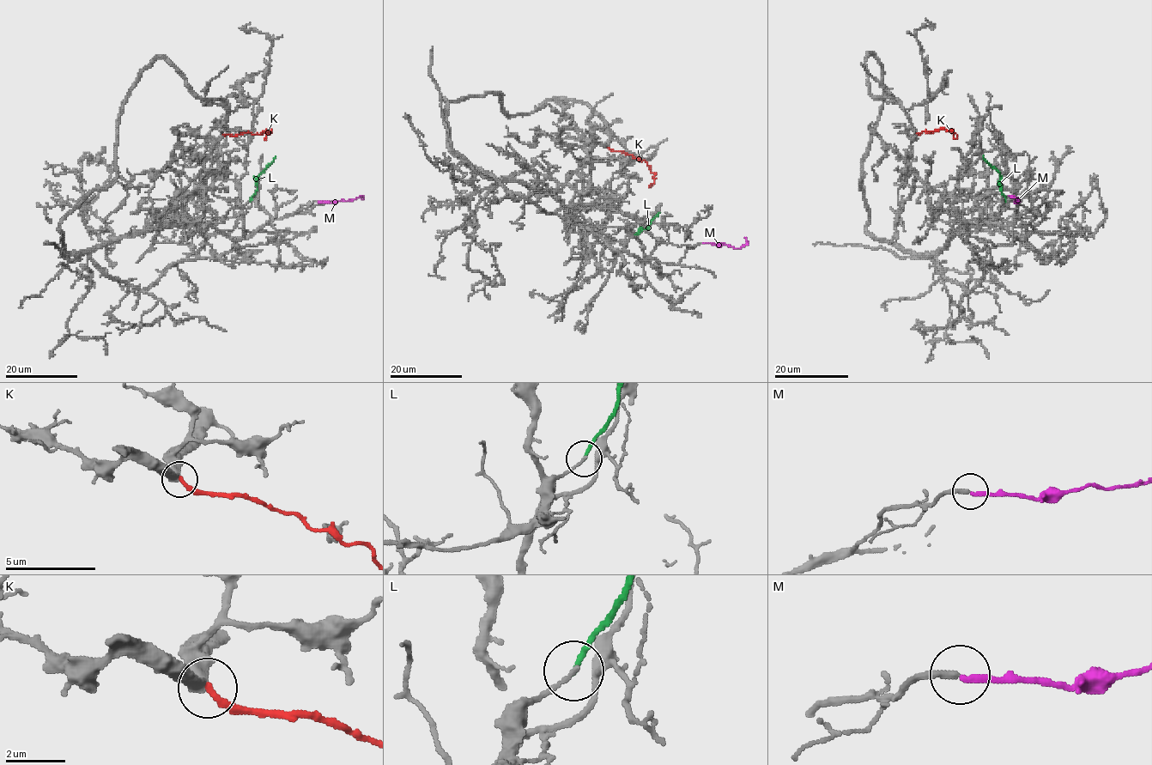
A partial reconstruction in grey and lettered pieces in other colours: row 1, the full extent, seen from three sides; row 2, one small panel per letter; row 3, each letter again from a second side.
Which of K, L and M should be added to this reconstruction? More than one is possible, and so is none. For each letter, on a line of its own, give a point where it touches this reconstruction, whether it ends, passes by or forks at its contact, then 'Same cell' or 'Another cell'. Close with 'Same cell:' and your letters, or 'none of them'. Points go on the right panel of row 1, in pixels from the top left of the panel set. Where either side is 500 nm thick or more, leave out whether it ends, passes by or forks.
K: Touches grey at (917, 133). It ends there. Another cell
L: Touches grey at (1004, 201). It ends there. Another cell
M: Touches grey at (1015, 202). It ends there. Same cell
Same cell: M

